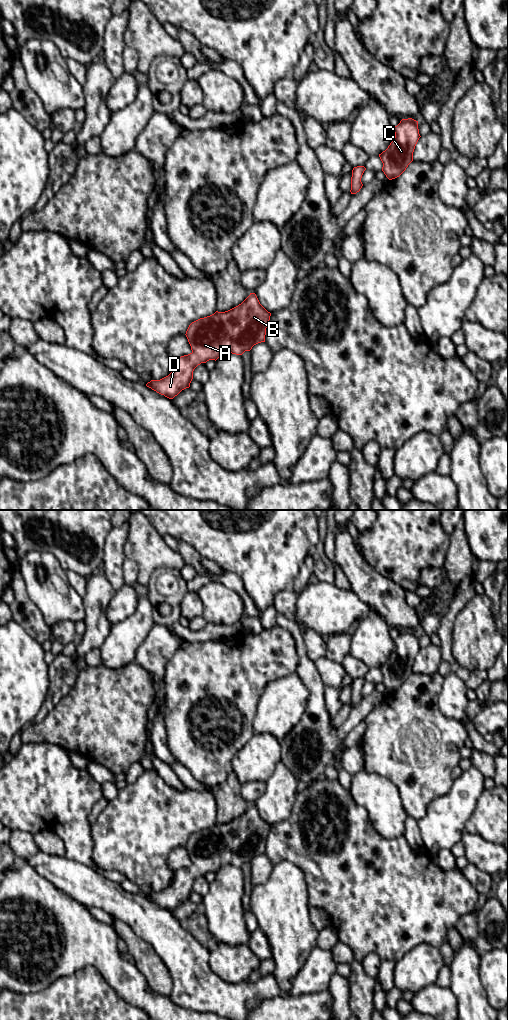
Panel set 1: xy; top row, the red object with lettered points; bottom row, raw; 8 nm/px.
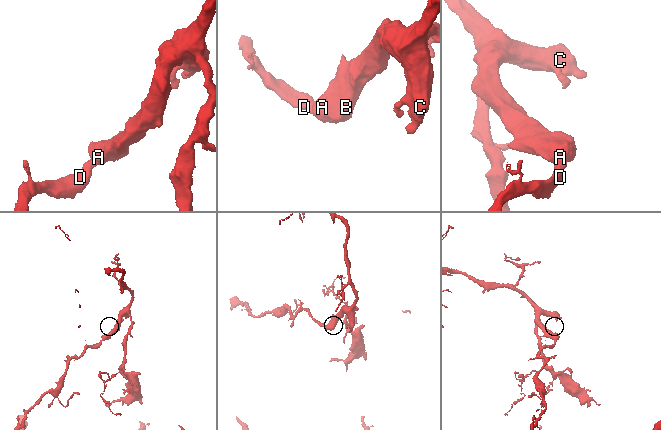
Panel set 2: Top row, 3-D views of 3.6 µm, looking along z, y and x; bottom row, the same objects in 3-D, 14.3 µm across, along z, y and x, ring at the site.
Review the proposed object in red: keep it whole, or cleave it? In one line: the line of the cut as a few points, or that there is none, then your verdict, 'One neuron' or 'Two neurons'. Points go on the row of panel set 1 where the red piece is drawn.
No split. One neuron

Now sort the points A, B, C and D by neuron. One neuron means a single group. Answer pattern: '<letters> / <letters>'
A B C D

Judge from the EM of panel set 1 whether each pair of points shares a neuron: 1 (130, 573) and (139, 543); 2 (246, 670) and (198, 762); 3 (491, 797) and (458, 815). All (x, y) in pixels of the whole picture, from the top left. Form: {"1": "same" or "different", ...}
{"1": "different", "2": "same", "3": "different"}

